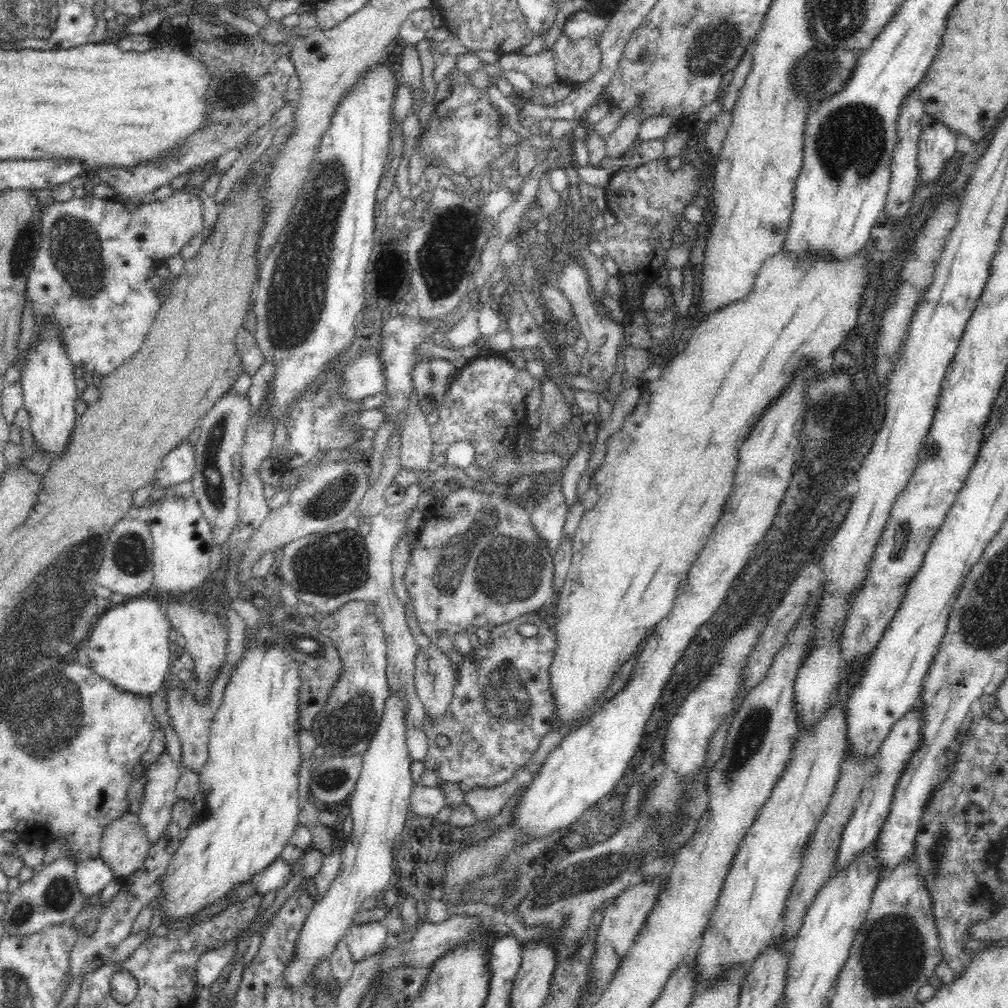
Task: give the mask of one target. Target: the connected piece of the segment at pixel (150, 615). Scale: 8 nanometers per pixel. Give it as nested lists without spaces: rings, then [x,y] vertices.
[[[151,594],[110,606],[91,628],[88,636],[89,666],[116,688],[140,697],[152,697],[168,677],[171,626],[160,612],[159,598]]]

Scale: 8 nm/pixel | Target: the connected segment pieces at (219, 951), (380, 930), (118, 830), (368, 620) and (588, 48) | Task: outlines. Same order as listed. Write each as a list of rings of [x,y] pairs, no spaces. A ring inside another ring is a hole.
[[[236,937],[233,941],[228,941],[219,947],[212,947],[199,958],[197,964],[197,985],[204,988],[210,988],[222,974],[222,970],[232,963],[236,944],[240,941],[240,937]]]
[[[380,921],[352,925],[344,936],[352,958],[358,962],[385,948],[387,928]]]
[[[128,810],[108,823],[99,853],[121,881],[143,865],[150,845],[138,815]]]
[[[352,600],[338,610],[324,614],[317,631],[330,638],[338,649],[342,670],[324,708],[312,720],[312,736],[317,746],[323,747],[327,758],[363,754],[382,720],[384,702],[390,694],[383,628],[375,613],[368,613],[366,601]]]
[[[562,34],[553,47],[556,55],[556,75],[558,80],[566,80],[571,87],[579,87],[590,82],[600,70],[602,49],[601,34],[585,34],[578,41],[570,41]]]

